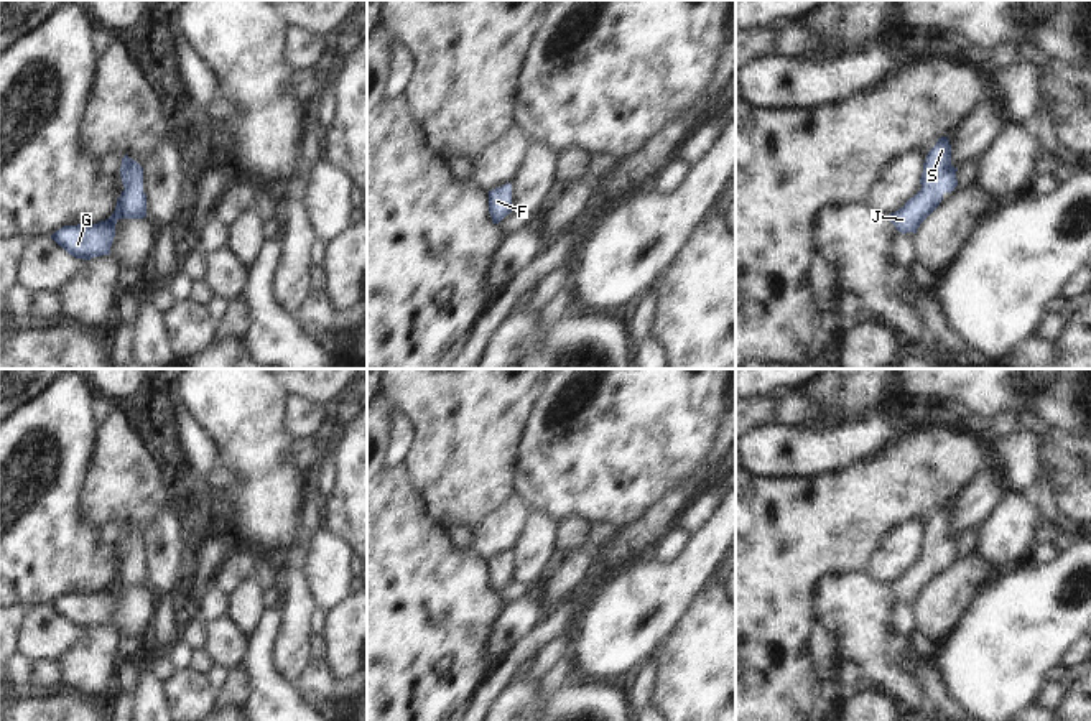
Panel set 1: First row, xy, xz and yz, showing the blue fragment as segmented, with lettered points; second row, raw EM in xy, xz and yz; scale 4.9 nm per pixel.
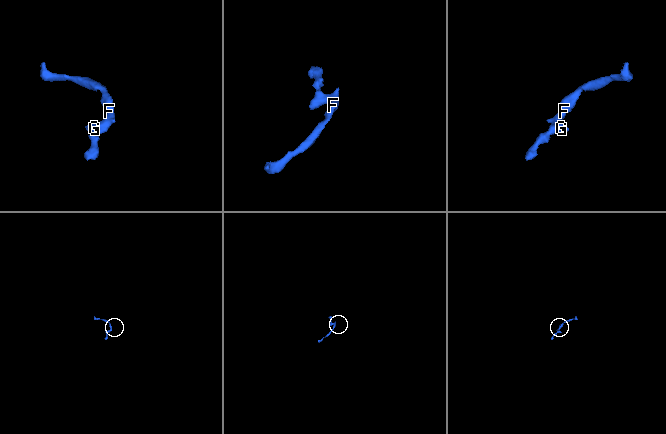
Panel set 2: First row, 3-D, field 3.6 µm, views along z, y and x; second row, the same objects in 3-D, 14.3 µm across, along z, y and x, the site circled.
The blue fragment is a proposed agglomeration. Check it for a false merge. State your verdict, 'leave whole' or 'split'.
leave whole

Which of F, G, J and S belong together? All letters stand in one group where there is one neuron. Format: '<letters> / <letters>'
F G J S

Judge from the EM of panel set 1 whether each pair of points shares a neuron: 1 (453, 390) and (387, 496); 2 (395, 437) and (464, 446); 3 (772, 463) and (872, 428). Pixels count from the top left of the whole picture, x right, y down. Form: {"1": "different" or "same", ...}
{"1": "different", "2": "different", "3": "same"}

